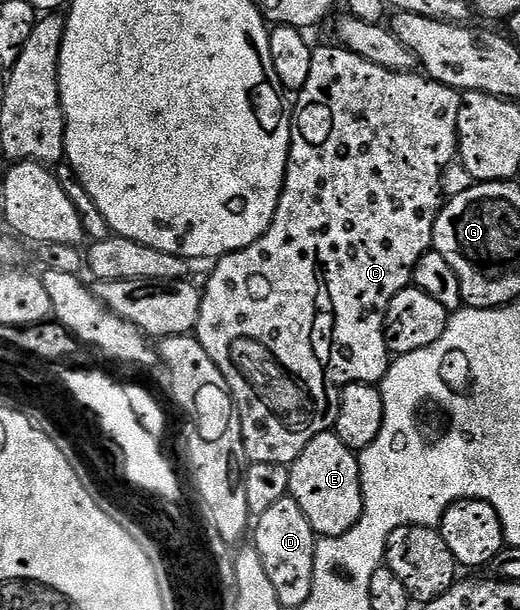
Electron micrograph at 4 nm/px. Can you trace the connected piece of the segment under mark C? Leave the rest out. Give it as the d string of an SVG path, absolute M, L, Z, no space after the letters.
M336 46L336 48L319 48L316 47L311 53L313 58L313 66L309 66L309 82L305 82L302 92L298 93L296 104L293 104L293 119L291 122L291 149L287 155L287 173L283 179L283 193L279 196L277 202L277 210L273 222L269 226L269 230L261 238L257 238L257 242L253 242L249 247L242 248L236 252L231 252L227 256L220 256L214 261L215 269L211 272L211 277L207 280L207 285L202 285L201 288L201 310L197 318L197 326L193 333L194 336L201 342L201 346L205 346L205 354L209 354L209 358L213 358L213 362L217 362L217 370L221 370L221 374L225 374L225 382L229 382L229 390L231 397L235 399L235 408L239 411L241 418L241 430L243 431L243 441L245 442L245 454L248 461L253 464L261 462L273 462L274 464L291 465L295 459L301 454L301 450L305 450L305 446L309 446L309 442L313 442L313 438L317 438L317 434L322 432L332 431L335 427L335 419L339 413L339 399L343 393L343 388L350 384L373 384L378 385L385 378L387 367L392 362L392 357L385 346L385 334L383 333L383 319L389 310L389 302L393 302L393 298L397 294L401 294L401 290L405 290L412 283L415 275L415 267L417 262L421 262L421 258L425 253L432 251L435 242L435 223L439 217L440 210L443 209L445 203L445 193L443 190L443 172L450 164L456 163L457 153L459 151L459 131L457 130L457 114L461 110L462 95L457 88L450 88L441 82L432 80L426 75L420 74L418 71L412 70L409 72L394 72L393 70L385 70L385 66L377 66L373 62L369 62L365 58L361 58L357 54L353 54L348 48Z

